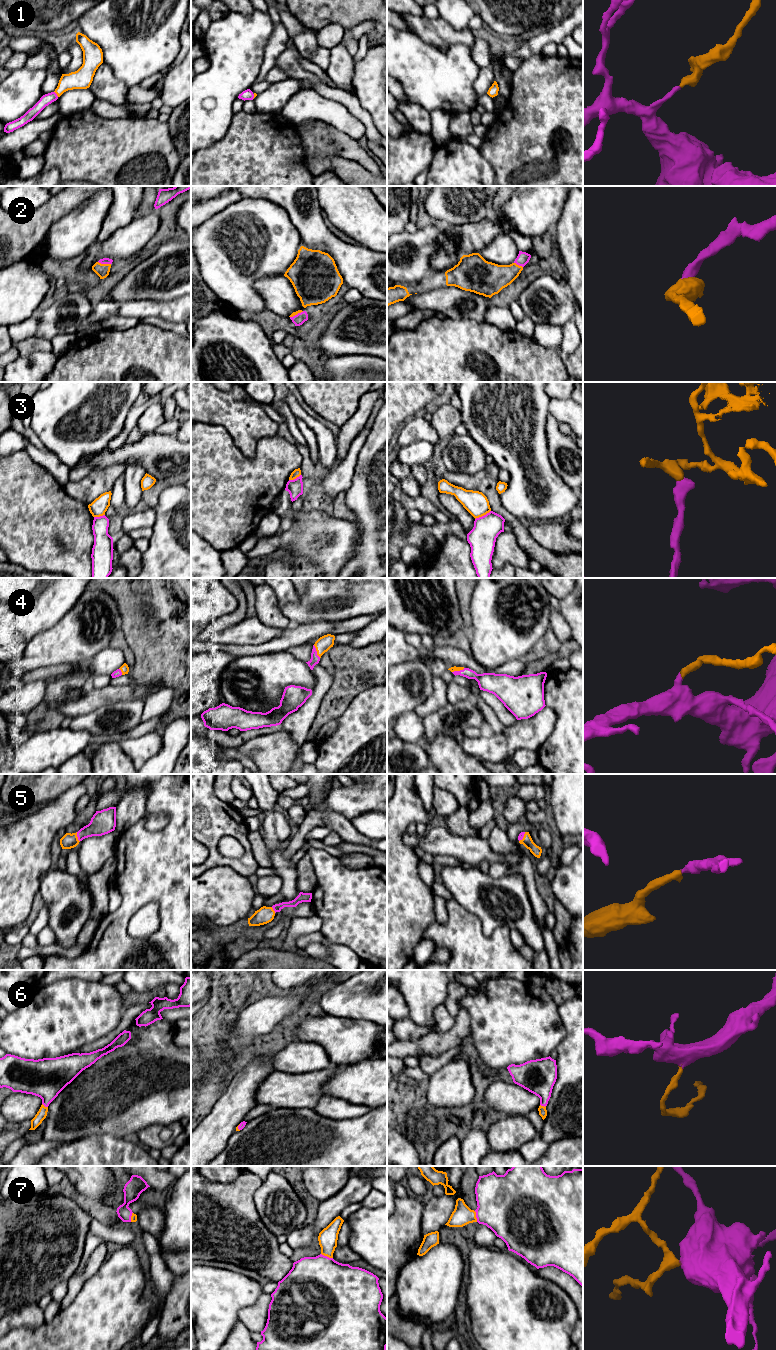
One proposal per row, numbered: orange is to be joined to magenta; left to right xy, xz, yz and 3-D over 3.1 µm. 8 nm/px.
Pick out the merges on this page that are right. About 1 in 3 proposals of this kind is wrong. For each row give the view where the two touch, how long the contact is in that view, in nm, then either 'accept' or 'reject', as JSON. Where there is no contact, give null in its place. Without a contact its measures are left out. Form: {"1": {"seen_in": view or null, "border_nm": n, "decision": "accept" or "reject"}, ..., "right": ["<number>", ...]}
{"1": {"seen_in": "xy", "border_nm": 60, "decision": "accept"}, "2": {"seen_in": "xy", "border_nm": 110, "decision": "accept"}, "3": {"seen_in": "yz", "border_nm": 150, "decision": "reject"}, "4": {"seen_in": "xz", "border_nm": 120, "decision": "accept"}, "5": {"seen_in": "xy", "border_nm": 80, "decision": "accept"}, "6": {"seen_in": "xy", "border_nm": 60, "decision": "accept"}, "7": {"seen_in": "xz", "border_nm": 100, "decision": "accept"}, "right": ["1", "2", "4", "5", "6", "7"]}

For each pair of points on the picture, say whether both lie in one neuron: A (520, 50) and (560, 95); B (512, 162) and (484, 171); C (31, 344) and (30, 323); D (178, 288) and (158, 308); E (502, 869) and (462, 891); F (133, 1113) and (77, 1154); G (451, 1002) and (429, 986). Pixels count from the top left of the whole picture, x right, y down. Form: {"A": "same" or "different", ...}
{"A": "different", "B": "different", "C": "same", "D": "different", "E": "different", "F": "different", "G": "different"}

